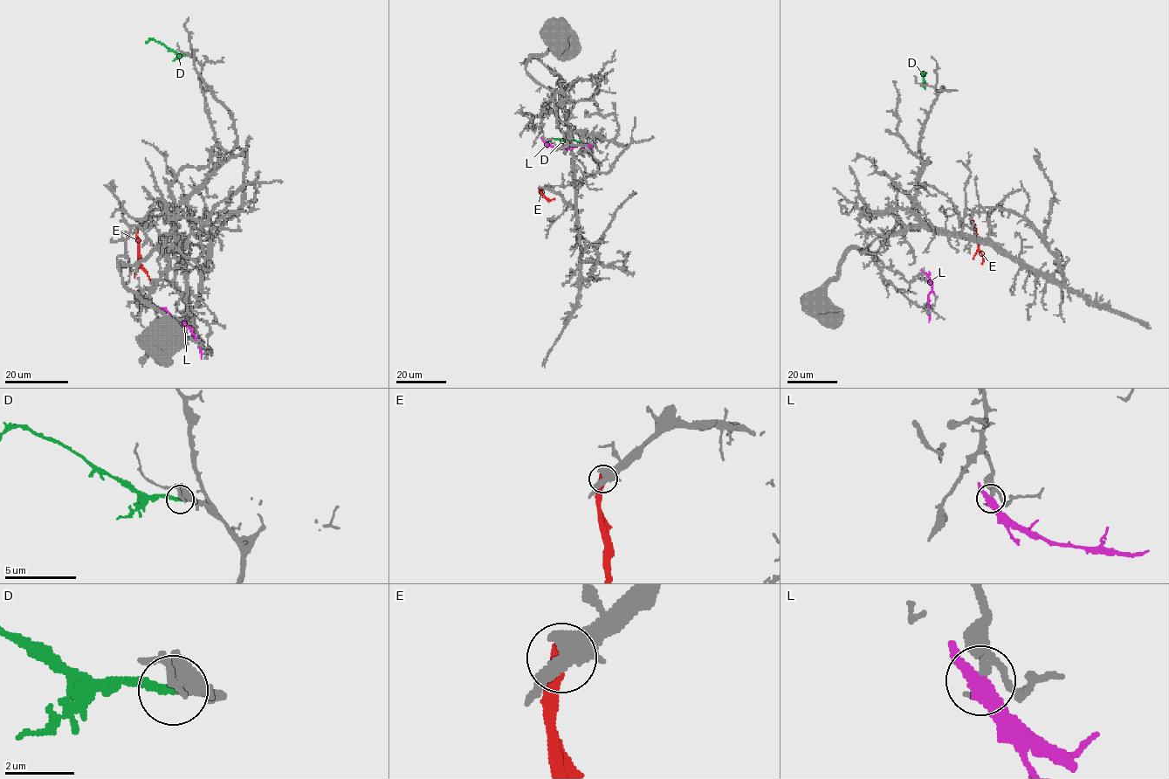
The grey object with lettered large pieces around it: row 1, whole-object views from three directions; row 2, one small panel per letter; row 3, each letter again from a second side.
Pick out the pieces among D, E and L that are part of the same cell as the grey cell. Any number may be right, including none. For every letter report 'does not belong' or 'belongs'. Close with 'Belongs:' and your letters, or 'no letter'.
D: belongs
E: does not belong
L: does not belong
Belongs: D

